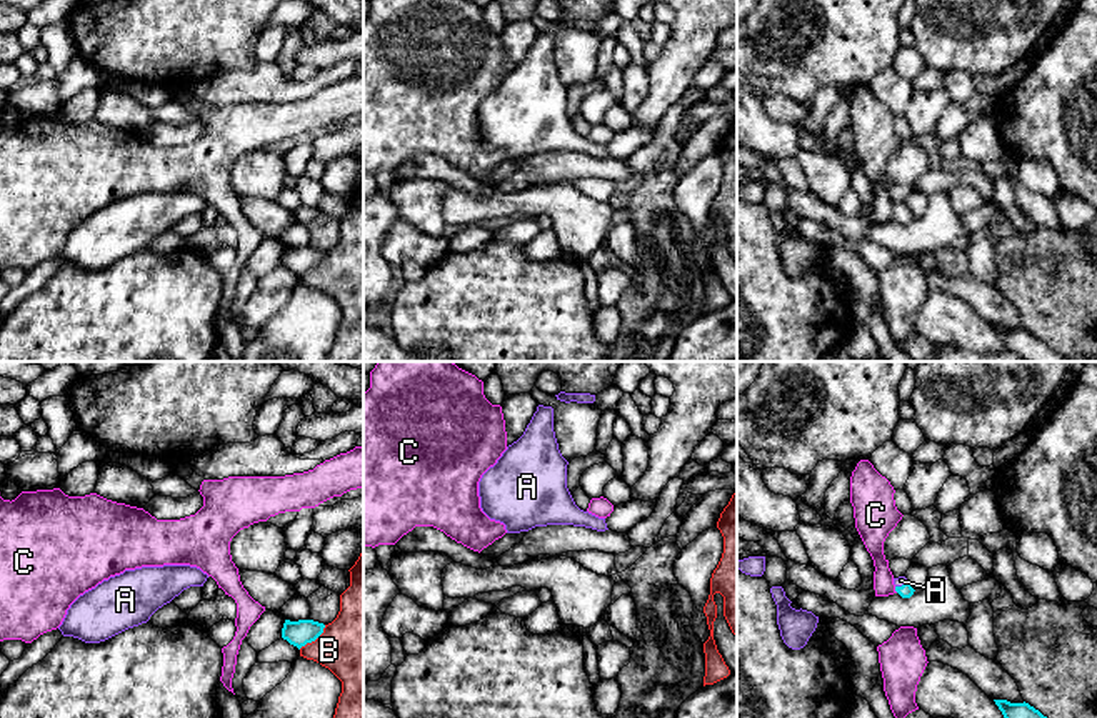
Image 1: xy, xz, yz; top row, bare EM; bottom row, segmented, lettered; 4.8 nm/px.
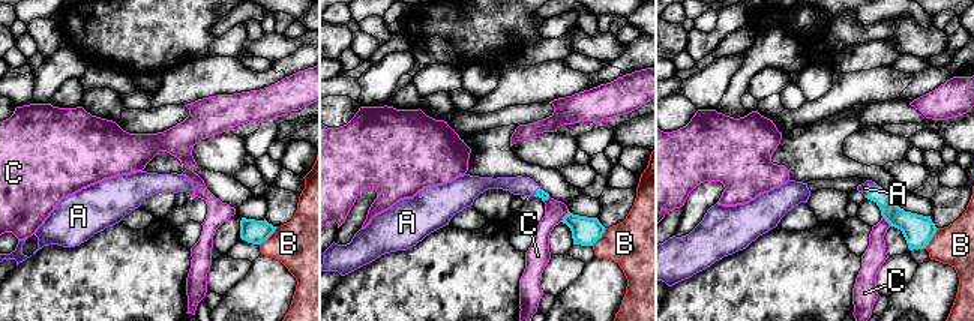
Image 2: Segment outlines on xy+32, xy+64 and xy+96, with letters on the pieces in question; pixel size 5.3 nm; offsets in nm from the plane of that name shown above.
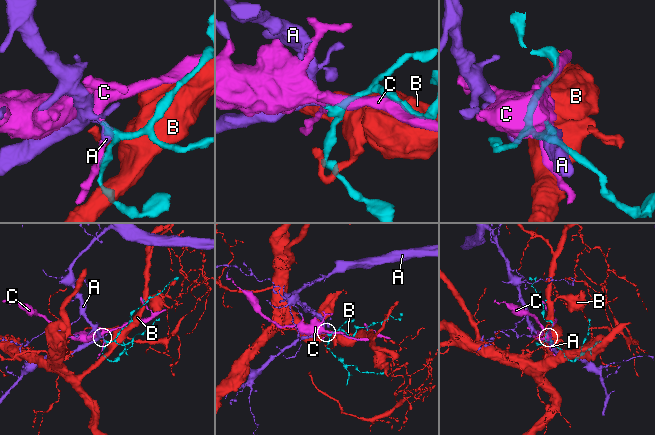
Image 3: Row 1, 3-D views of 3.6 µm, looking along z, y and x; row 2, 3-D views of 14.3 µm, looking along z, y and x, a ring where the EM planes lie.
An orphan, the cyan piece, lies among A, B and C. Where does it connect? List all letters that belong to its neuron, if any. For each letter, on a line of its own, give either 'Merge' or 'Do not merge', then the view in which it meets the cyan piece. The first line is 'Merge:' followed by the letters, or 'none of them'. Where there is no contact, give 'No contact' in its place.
Merge: A
A: Merge. Touches cyan in yz
B: Do not merge. Touches cyan in xy
C: Do not merge. Touches cyan in yz

